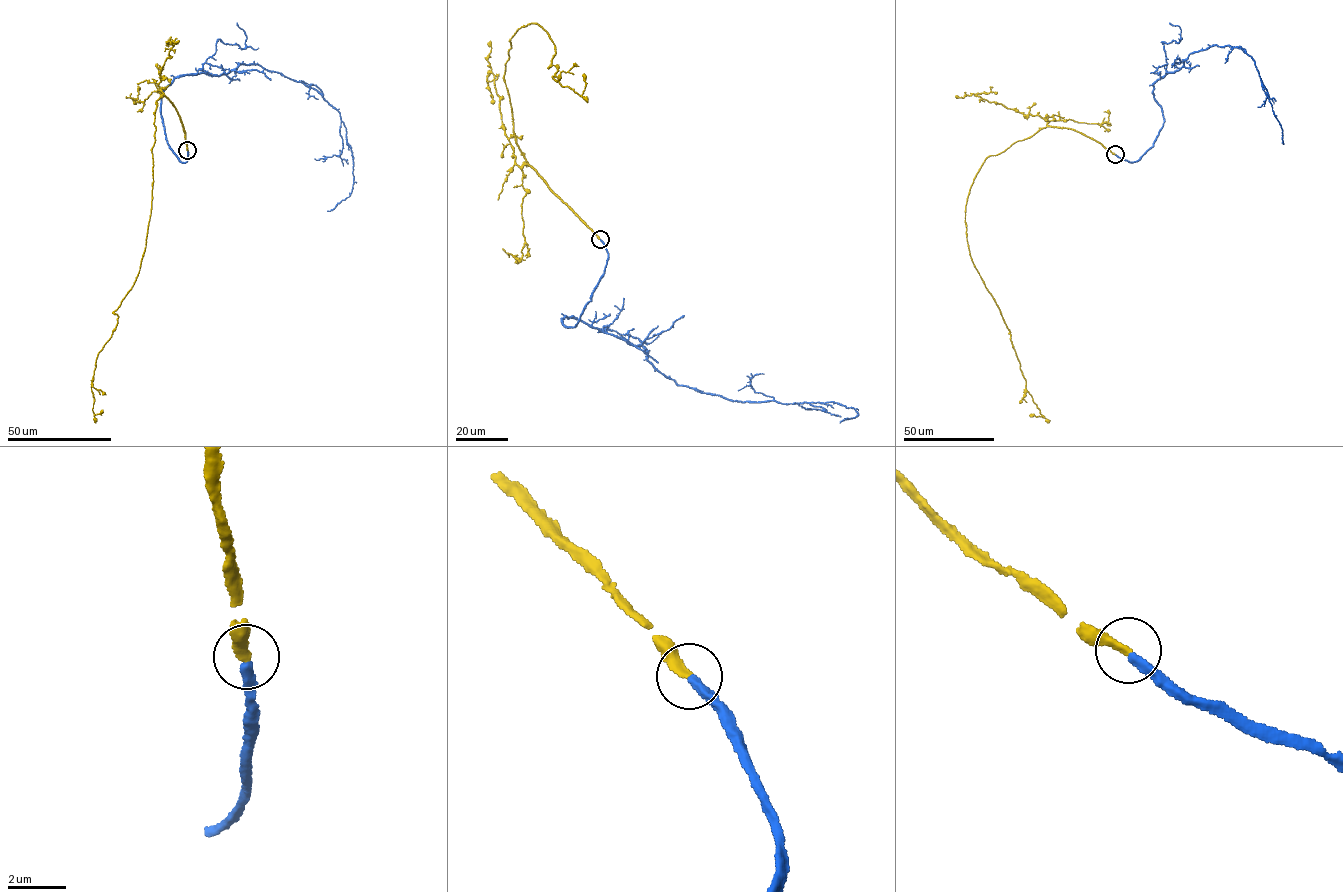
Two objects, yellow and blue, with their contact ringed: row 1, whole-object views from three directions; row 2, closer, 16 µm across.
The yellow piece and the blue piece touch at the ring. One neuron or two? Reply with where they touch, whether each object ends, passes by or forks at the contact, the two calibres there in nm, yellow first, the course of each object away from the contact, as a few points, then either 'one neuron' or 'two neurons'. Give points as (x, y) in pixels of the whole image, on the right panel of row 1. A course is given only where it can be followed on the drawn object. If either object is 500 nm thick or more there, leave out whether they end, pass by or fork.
place (1115, 154); yellow ends; blue ends; calibres 320 and 320 nm; course yellow (1115, 154), (1071, 129), (1042, 128), (988, 156), (969, 193), (969, 254), (1044, 416), (1029, 415); course blue (1115, 155), (1135, 162), (1153, 146), (1164, 121), (1154, 83), (1216, 44), (1253, 59), (1284, 144); one neuron

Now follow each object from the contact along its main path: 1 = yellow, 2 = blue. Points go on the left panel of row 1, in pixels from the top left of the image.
1: (187, 150), (178, 112), (161, 96), (145, 252), (91, 382), (94, 414), (102, 411)
2: (187, 150), (161, 118), (176, 78), (238, 63), (303, 82), (352, 152), (327, 211)

